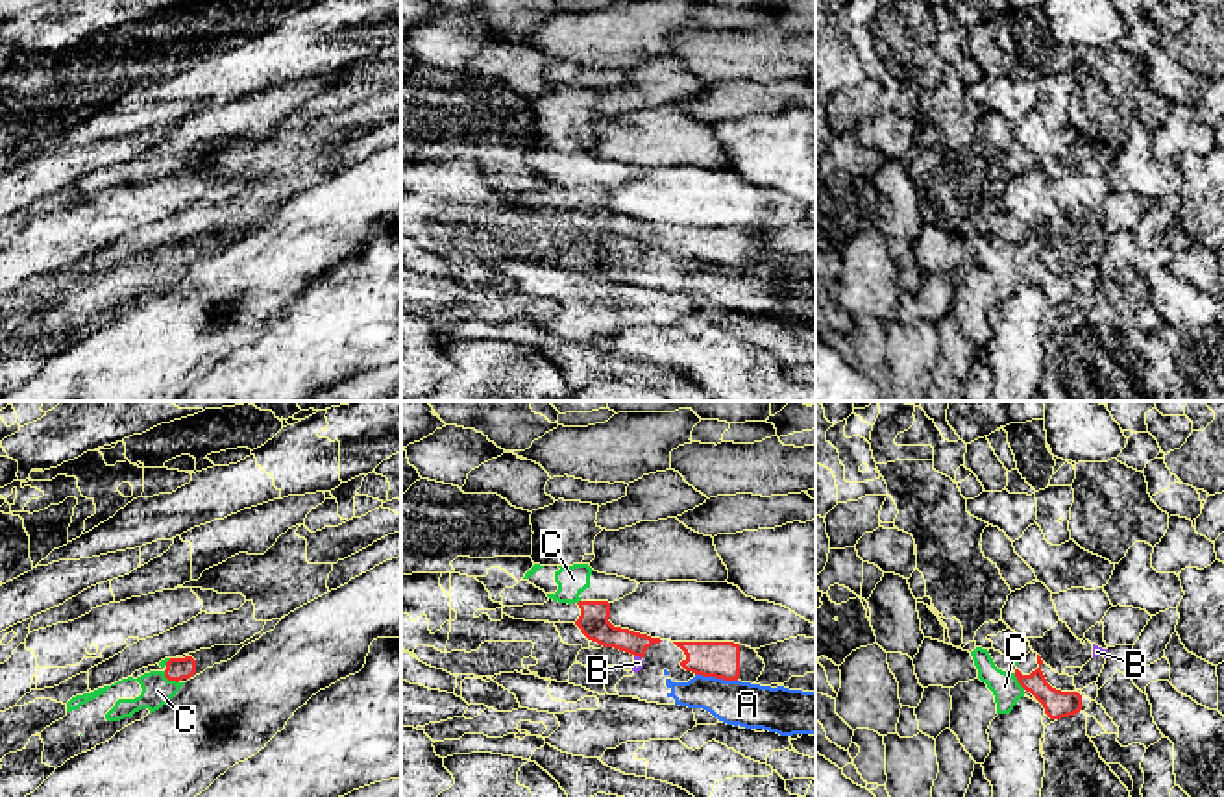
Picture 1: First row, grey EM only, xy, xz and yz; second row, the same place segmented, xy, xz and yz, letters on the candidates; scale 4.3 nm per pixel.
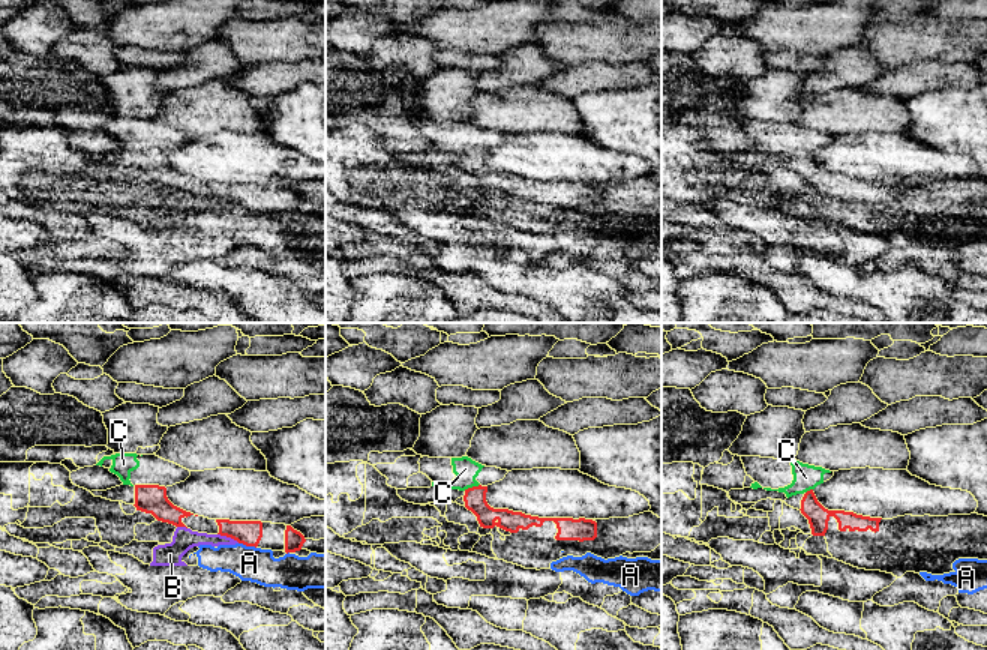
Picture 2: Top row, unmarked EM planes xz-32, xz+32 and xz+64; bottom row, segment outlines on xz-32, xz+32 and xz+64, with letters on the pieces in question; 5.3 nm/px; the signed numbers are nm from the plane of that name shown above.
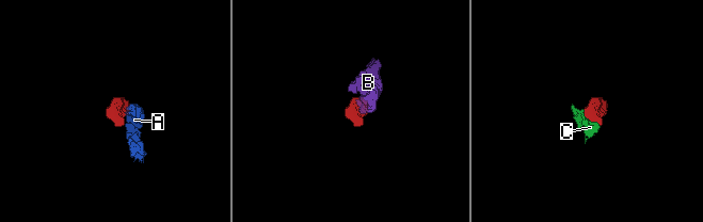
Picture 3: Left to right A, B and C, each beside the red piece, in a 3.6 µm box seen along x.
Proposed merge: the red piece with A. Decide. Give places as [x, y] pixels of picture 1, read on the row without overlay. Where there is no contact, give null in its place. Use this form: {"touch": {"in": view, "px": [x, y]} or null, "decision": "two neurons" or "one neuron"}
{"touch": {"in": "xz", "px": [716, 263]}, "decision": "two neurons"}

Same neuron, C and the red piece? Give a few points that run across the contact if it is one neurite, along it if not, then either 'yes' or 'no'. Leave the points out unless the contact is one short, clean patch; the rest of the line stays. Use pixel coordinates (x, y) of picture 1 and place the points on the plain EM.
yes

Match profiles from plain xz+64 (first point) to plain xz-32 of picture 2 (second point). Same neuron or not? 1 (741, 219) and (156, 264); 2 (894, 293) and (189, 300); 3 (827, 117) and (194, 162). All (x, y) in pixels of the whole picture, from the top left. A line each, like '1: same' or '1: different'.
1: same
2: different
3: different

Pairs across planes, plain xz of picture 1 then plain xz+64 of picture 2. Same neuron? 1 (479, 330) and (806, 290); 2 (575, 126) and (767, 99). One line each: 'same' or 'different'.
1: same
2: same

